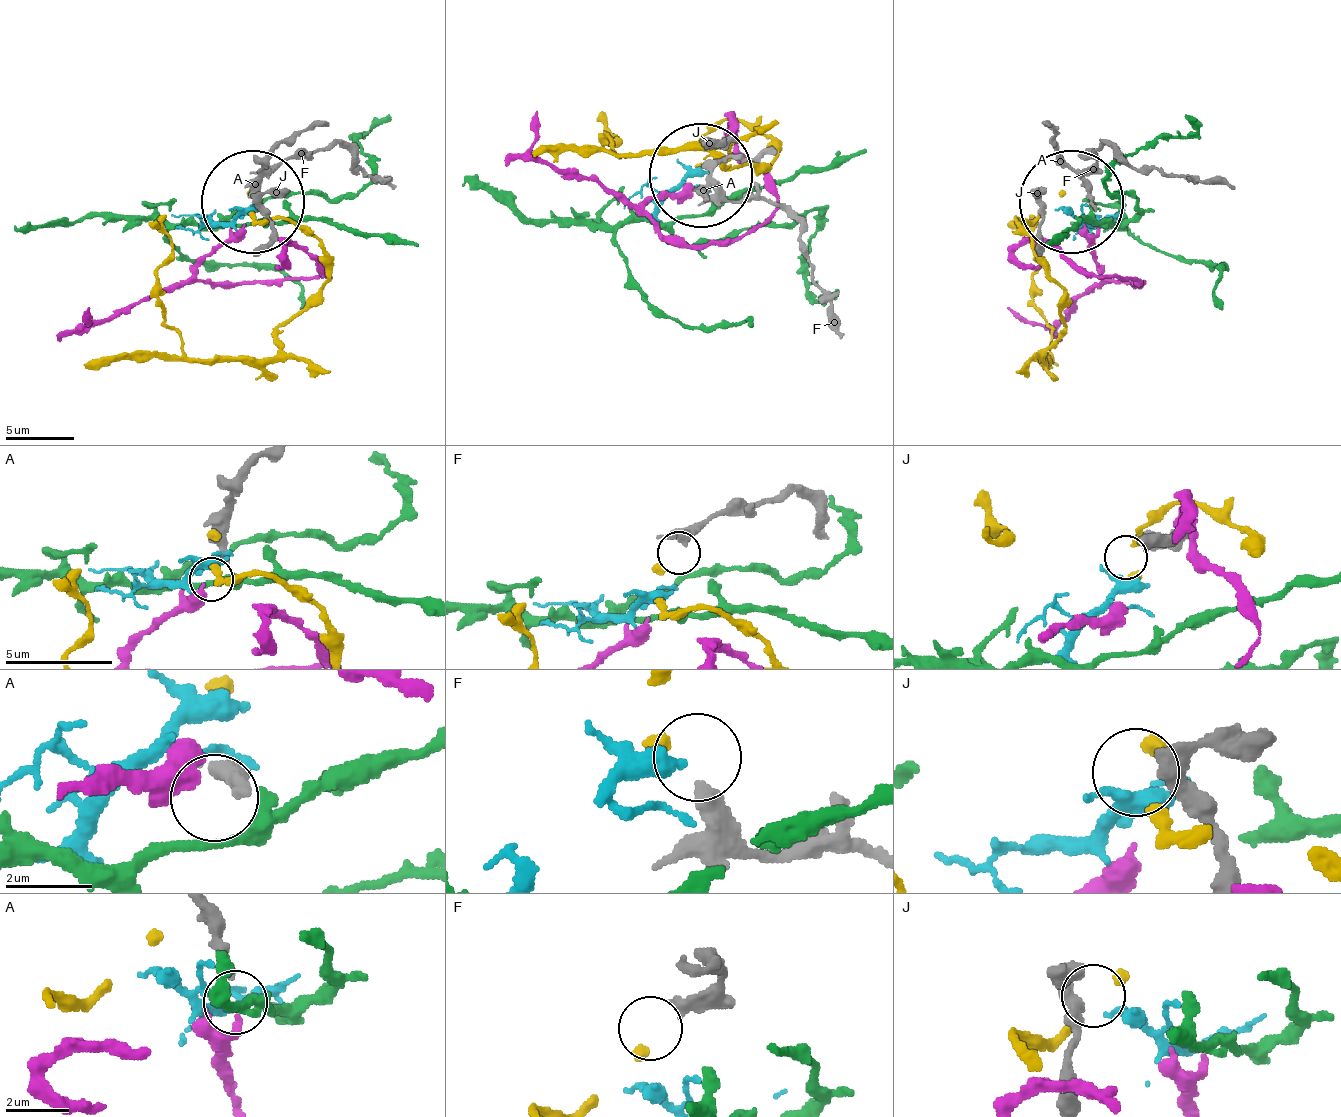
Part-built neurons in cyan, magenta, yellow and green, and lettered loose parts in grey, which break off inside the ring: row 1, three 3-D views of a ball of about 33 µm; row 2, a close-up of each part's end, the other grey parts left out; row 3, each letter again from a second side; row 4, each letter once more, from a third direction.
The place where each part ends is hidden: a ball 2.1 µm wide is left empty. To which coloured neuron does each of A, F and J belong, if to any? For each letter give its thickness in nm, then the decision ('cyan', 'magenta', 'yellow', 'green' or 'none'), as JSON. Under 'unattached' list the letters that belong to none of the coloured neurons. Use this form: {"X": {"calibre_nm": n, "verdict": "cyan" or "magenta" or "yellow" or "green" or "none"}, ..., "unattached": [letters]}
{"A": {"calibre_nm": 340, "verdict": "magenta"}, "F": {"calibre_nm": 440, "verdict": "yellow"}, "J": {"calibre_nm": 400, "verdict": "none"}, "unattached": ["J"]}

